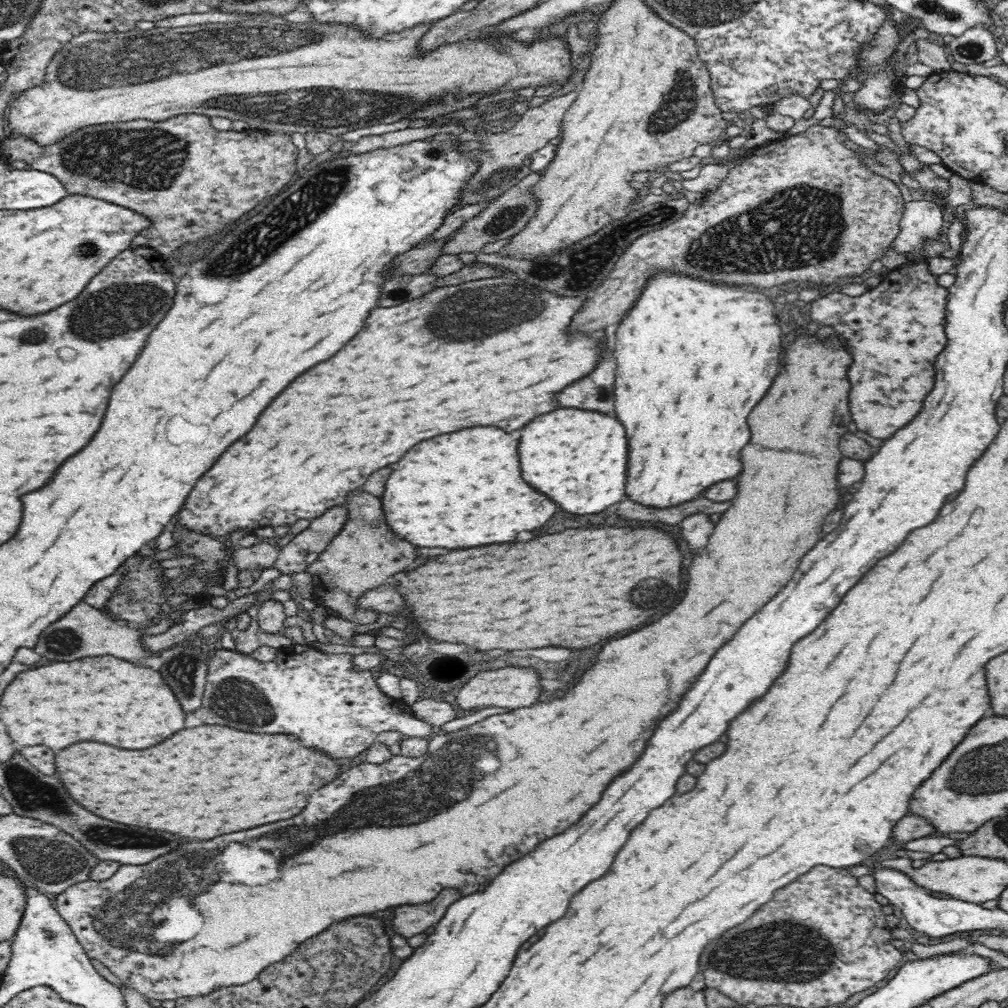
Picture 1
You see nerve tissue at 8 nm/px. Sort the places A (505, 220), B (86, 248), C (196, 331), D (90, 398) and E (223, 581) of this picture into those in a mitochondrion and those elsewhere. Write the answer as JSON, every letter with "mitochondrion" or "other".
{"A":"mitochondrion","B":"mitochondrion","C":"other","D":"other","E":"other"}

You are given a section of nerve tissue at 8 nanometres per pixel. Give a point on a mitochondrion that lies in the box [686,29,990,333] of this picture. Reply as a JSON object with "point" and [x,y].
{"point":[973,50]}

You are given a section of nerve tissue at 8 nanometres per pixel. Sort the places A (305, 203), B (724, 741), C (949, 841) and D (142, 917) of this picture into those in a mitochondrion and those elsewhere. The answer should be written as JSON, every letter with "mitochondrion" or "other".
{"A":"mitochondrion","B":"other","C":"other","D":"mitochondrion"}

